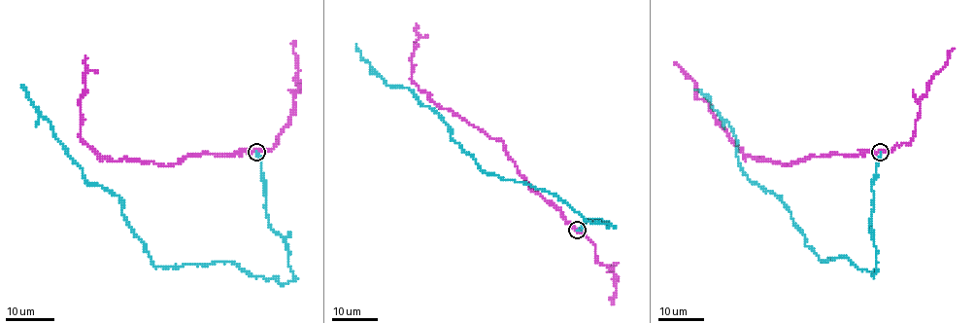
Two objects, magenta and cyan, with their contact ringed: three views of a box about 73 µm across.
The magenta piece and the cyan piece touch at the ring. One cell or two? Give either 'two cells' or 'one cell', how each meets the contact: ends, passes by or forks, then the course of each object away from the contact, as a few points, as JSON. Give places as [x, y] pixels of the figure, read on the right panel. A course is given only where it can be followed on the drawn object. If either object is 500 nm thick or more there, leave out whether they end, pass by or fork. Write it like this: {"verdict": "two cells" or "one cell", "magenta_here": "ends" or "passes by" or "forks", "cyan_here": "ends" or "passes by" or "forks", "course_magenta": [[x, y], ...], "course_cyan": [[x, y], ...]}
{"verdict": "two cells", "magenta_here": "passes by", "cyan_here": "ends", "course_magenta": [[880, 153], [810, 156], [790, 165], [753, 158], [729, 137], [709, 104], [695, 96], [696, 85], [673, 62]], "course_cyan": [[880, 153], [873, 276], [847, 257], [822, 261], [805, 244], [781, 199], [737, 161], [733, 129], [693, 89]]}

